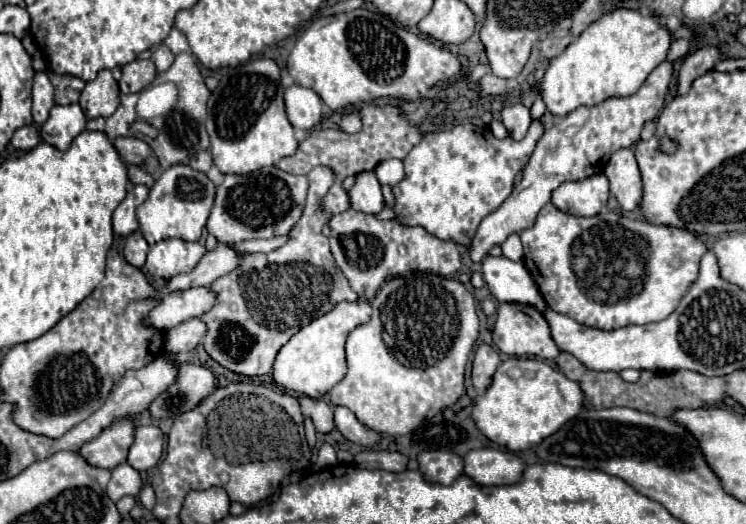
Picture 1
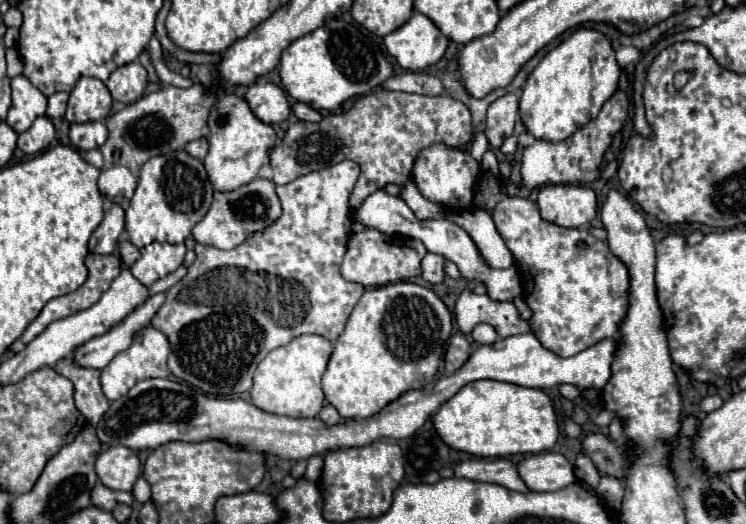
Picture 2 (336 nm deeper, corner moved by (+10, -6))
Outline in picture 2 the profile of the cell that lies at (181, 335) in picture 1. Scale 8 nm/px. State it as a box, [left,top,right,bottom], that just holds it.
[101,327,169,401]

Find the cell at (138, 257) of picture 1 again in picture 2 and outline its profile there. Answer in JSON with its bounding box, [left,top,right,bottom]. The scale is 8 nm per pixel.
[119,241,141,267]

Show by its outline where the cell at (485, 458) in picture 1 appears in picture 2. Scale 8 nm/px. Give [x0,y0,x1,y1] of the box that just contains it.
[517,453,577,491]

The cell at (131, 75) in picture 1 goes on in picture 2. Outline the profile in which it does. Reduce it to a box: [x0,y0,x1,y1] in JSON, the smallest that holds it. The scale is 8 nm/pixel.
[105,61,147,103]

